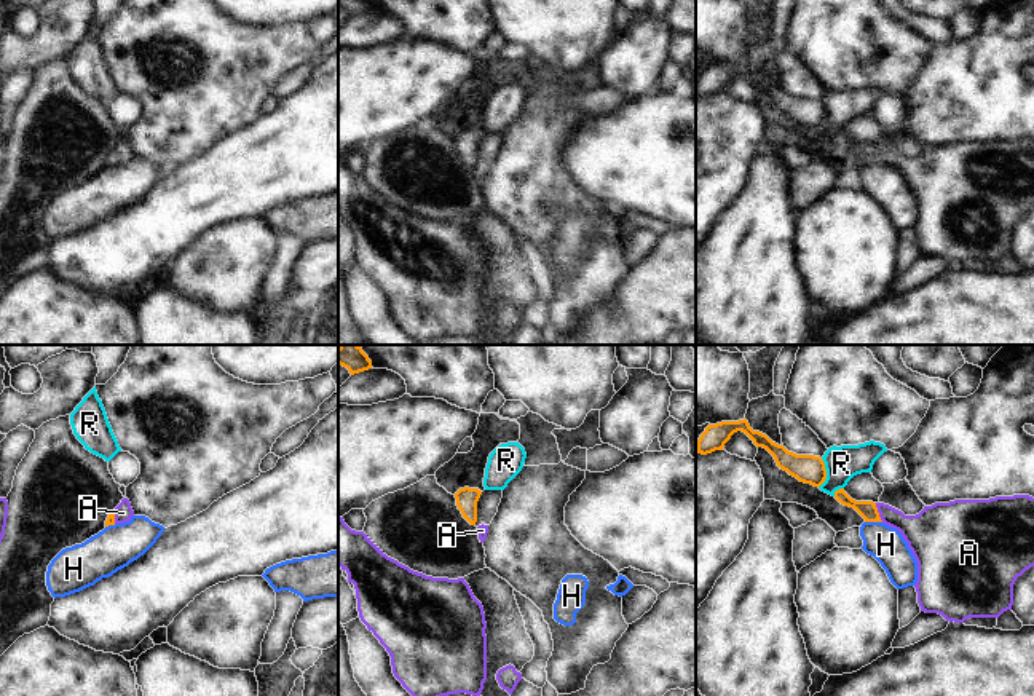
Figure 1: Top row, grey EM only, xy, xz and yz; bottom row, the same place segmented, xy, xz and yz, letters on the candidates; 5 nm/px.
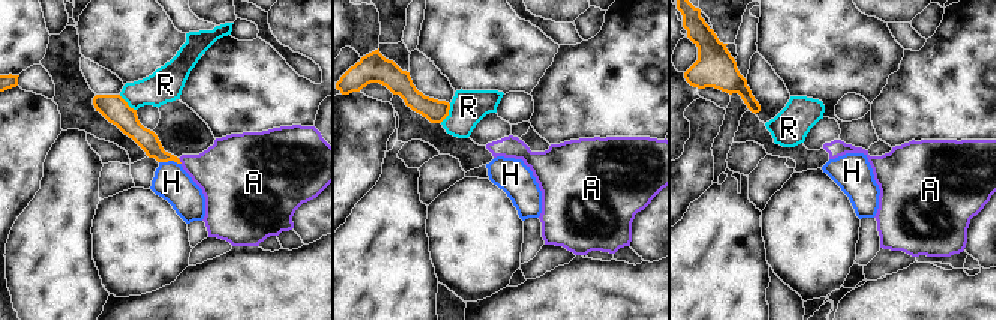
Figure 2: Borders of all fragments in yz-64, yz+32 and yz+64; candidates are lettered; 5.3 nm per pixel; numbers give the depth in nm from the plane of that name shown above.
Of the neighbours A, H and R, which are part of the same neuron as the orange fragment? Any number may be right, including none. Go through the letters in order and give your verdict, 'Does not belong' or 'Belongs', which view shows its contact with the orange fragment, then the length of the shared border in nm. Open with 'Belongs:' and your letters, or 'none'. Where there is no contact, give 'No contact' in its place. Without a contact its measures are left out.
Belongs: A
A: Belongs. Touches orange in yz. Shared border 100 nm
H: Does not belong. Touches orange in yz. Shared border 90 nm
R: Does not belong. Touches orange in yz. Shared border 150 nm.

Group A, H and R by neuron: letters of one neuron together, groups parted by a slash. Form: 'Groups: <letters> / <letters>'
Groups: A / H / R.

